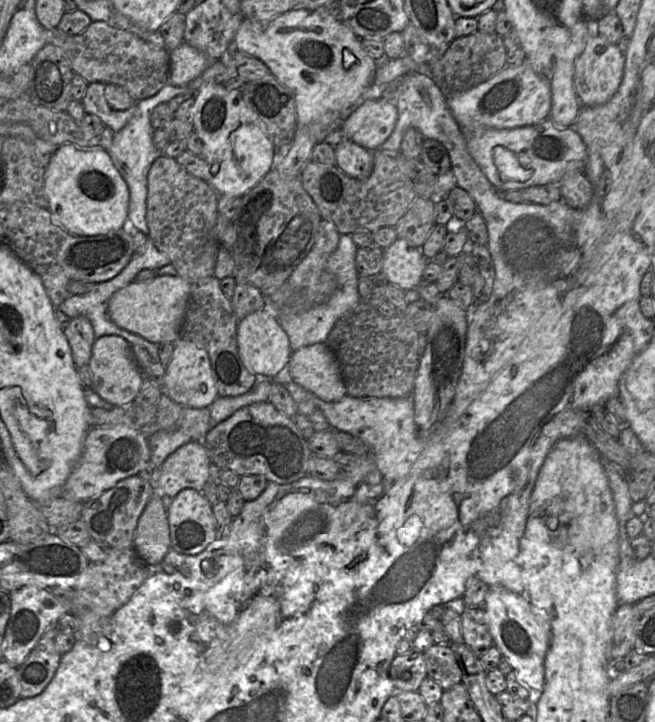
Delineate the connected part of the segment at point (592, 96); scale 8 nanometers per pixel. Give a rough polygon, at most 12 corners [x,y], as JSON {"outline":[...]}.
{"outline":[[589,34],[573,86],[581,106],[617,92],[625,54]]}

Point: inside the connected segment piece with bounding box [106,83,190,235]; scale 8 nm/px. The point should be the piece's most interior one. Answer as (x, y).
(132, 151)

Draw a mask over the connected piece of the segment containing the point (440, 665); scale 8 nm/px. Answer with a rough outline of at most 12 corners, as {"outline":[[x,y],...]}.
{"outline":[[450,646],[424,652],[427,676],[445,691],[461,683]]}

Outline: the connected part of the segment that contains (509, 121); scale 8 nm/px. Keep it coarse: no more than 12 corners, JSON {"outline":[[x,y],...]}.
{"outline":[[528,61],[445,93],[456,122],[512,129],[549,118],[551,86]]}

